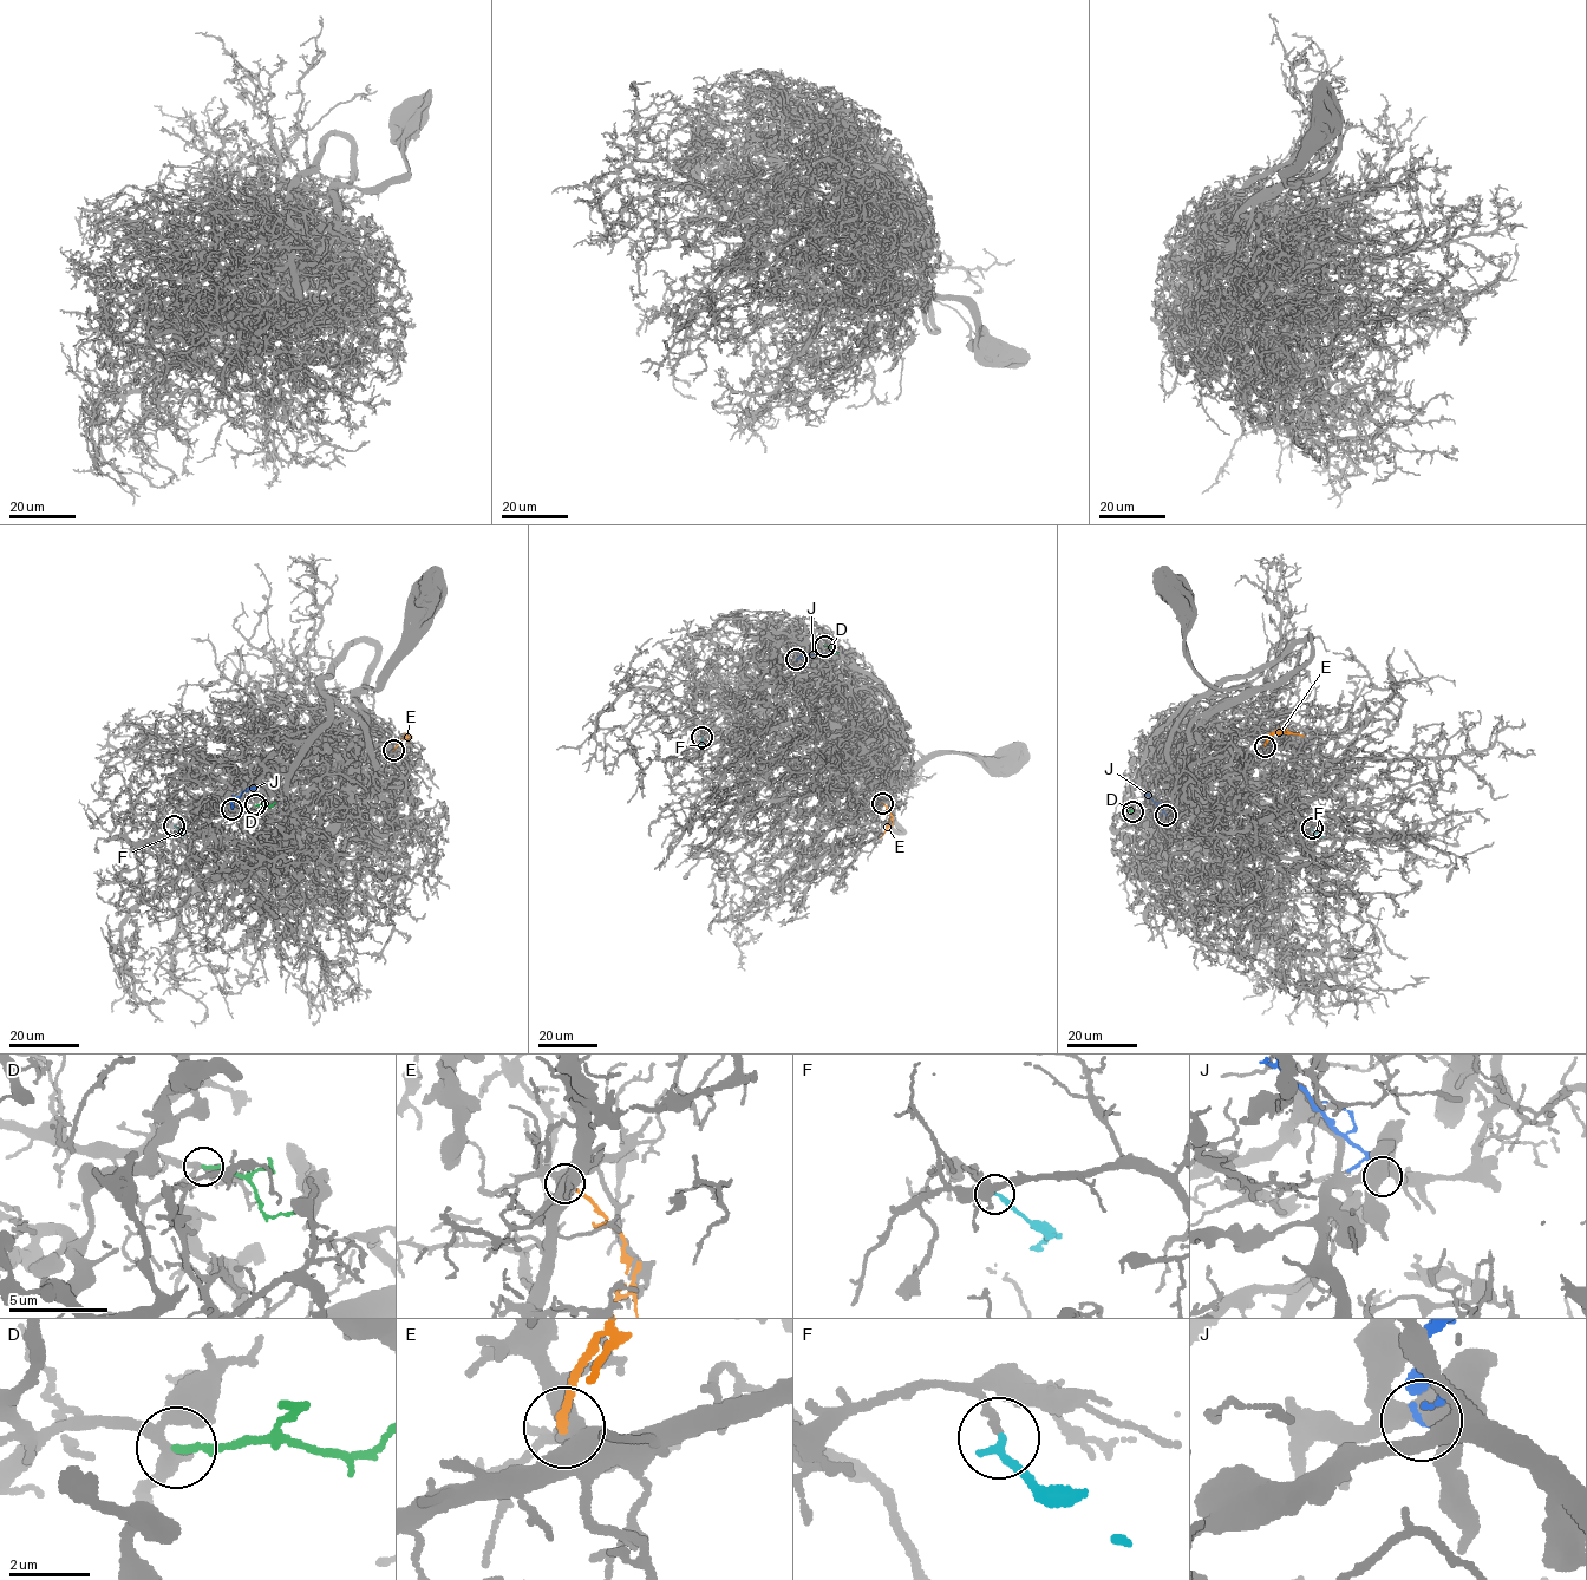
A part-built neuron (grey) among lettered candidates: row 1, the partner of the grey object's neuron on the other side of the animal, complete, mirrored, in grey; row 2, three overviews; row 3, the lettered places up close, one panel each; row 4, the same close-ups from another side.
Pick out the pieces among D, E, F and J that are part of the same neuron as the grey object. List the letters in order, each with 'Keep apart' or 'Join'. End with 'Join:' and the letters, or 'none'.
D: Join
E: Keep apart
F: Join
J: Keep apart
Join: D, F

